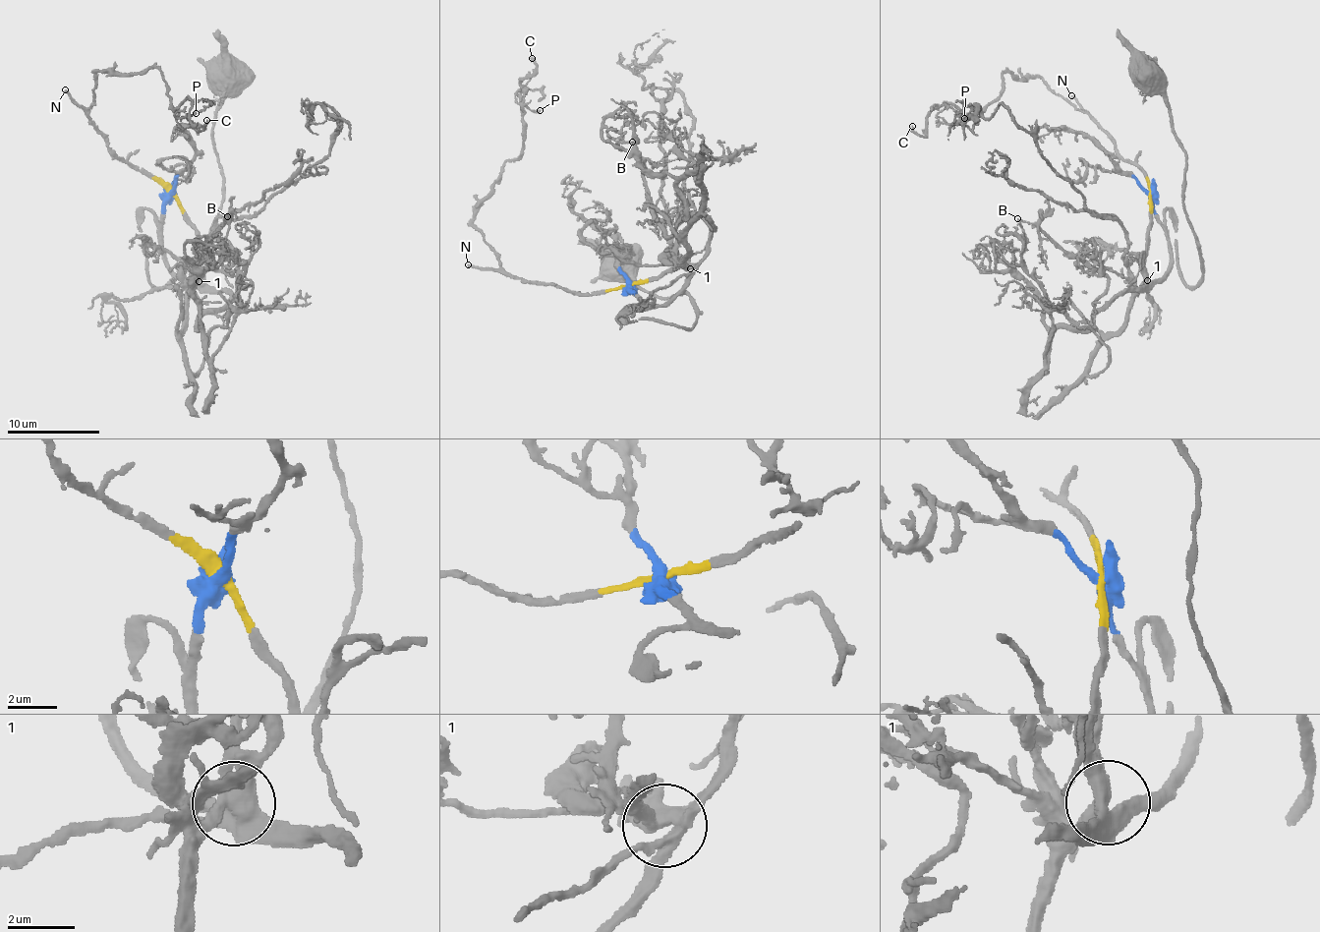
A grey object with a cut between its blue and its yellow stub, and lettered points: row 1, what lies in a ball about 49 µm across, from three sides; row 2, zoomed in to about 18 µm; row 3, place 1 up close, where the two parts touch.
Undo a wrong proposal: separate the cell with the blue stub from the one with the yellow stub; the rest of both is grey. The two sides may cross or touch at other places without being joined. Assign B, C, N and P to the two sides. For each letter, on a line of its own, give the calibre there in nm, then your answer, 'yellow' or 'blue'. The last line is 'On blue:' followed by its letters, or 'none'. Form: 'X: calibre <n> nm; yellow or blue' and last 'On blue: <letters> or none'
B: calibre 150 nm; blue
C: calibre 200 nm; yellow
N: calibre 170 nm; yellow
P: calibre 170 nm; yellow
On blue: B

